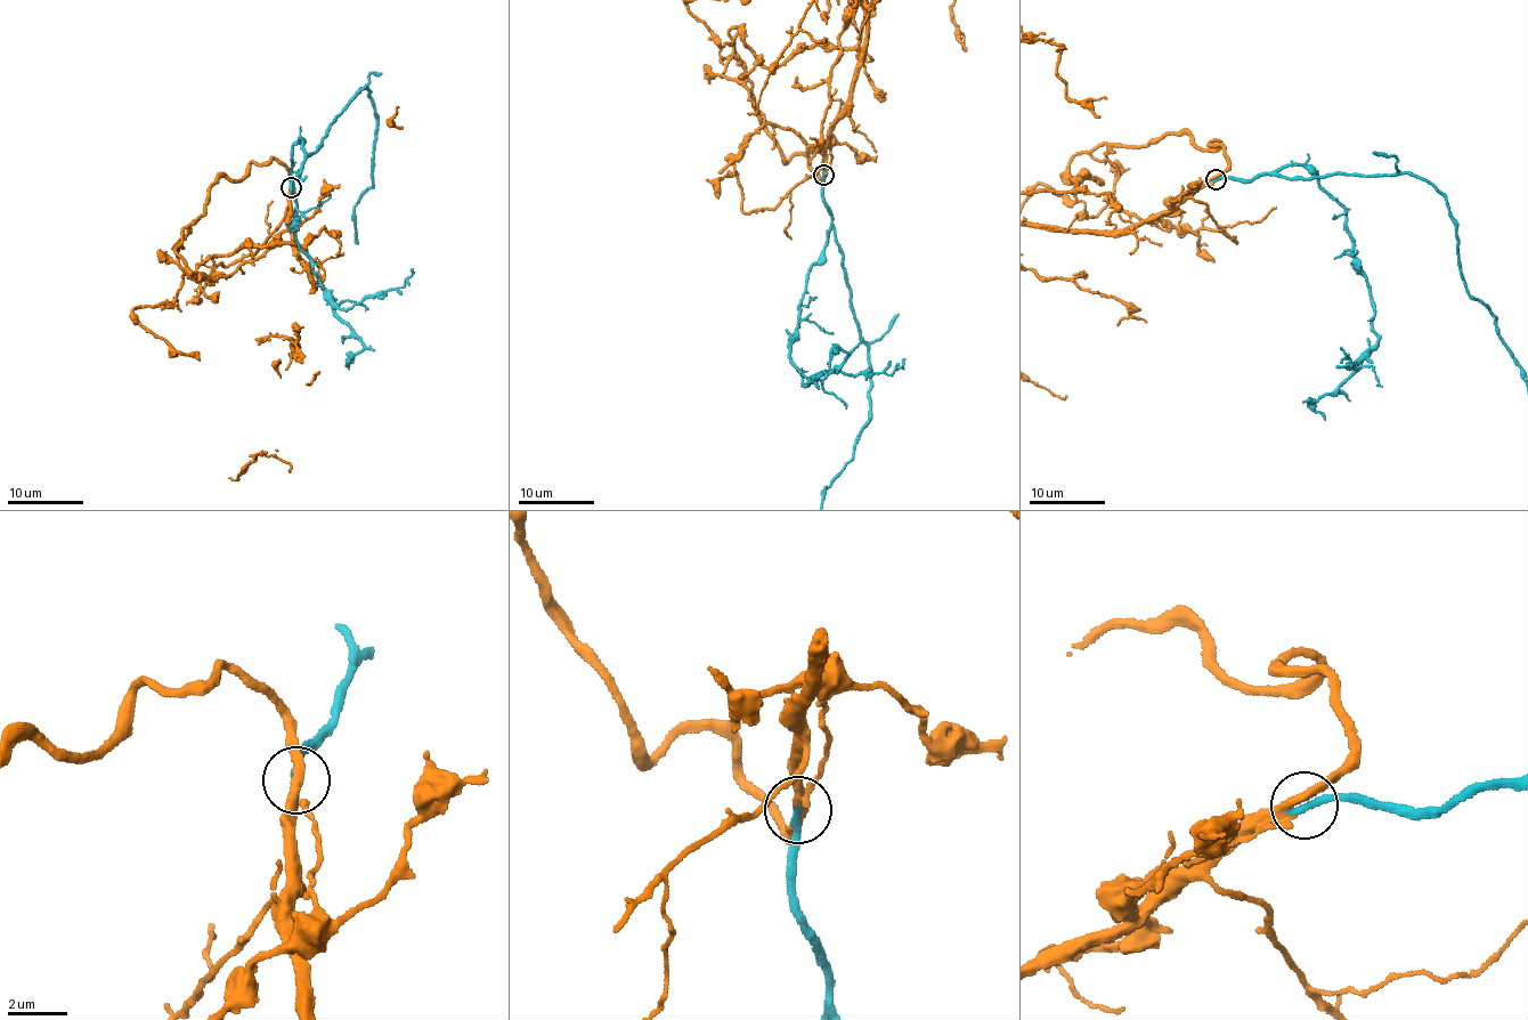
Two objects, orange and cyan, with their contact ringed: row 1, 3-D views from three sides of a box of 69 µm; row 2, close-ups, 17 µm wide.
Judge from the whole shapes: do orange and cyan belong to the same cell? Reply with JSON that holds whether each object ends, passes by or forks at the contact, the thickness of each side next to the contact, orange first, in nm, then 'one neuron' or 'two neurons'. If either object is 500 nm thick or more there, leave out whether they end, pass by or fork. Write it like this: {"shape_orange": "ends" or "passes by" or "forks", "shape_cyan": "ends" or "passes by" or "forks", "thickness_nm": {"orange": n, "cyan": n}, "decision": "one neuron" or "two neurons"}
{"shape_orange": "passes by", "shape_cyan": "ends", "thickness_nm": {"orange": 320, "cyan": 280}, "decision": "one neuron"}

